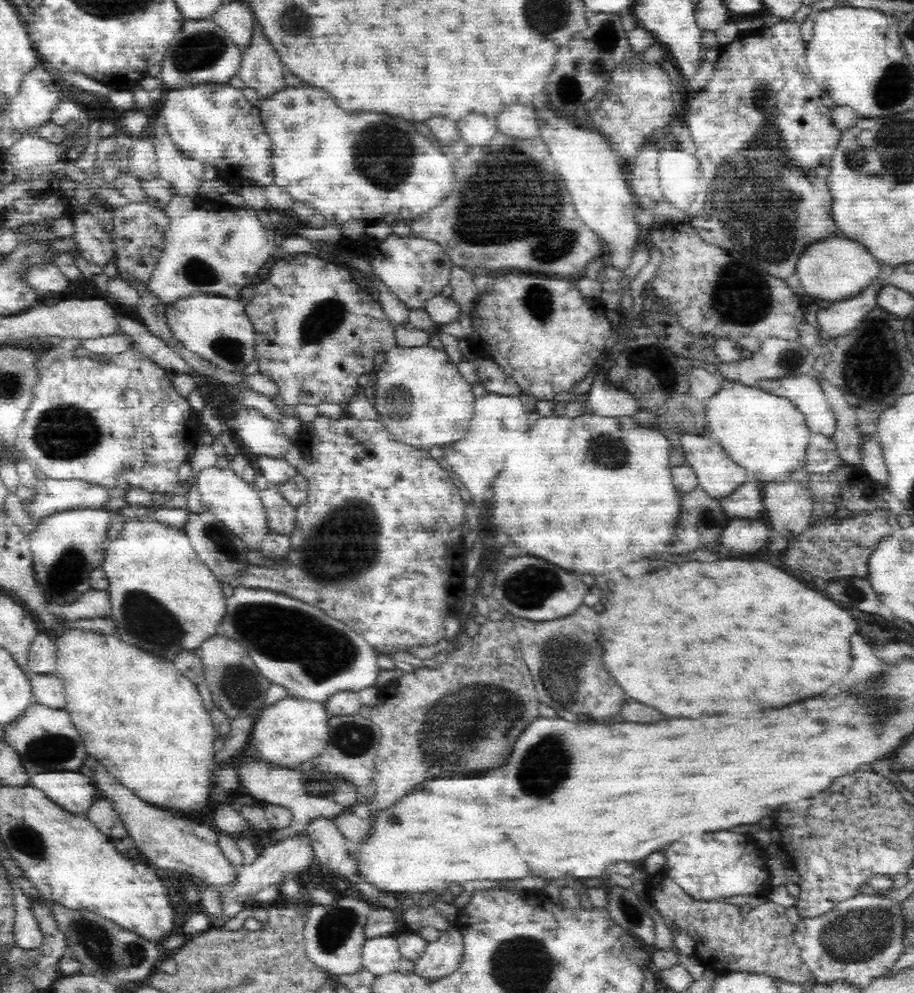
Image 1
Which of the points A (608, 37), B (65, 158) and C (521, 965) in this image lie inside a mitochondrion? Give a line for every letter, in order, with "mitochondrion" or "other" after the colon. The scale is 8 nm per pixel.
A: mitochondrion
B: other
C: mitochondrion

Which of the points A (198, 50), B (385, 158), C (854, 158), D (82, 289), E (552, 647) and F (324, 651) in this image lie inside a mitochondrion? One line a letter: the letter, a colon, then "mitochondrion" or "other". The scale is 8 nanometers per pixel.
A: mitochondrion
B: mitochondrion
C: mitochondrion
D: other
E: mitochondrion
F: mitochondrion

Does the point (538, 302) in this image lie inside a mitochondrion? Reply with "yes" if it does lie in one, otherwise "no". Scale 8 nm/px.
yes

